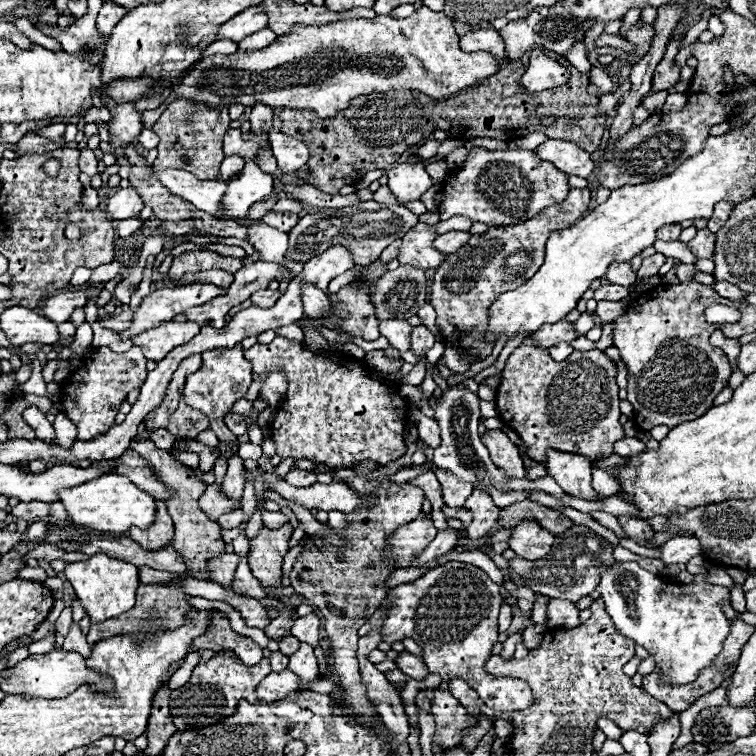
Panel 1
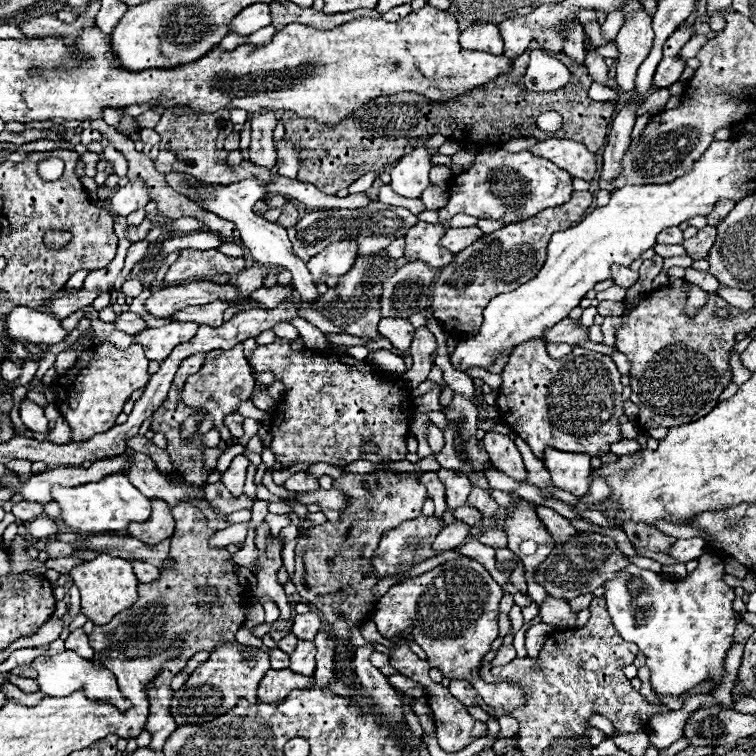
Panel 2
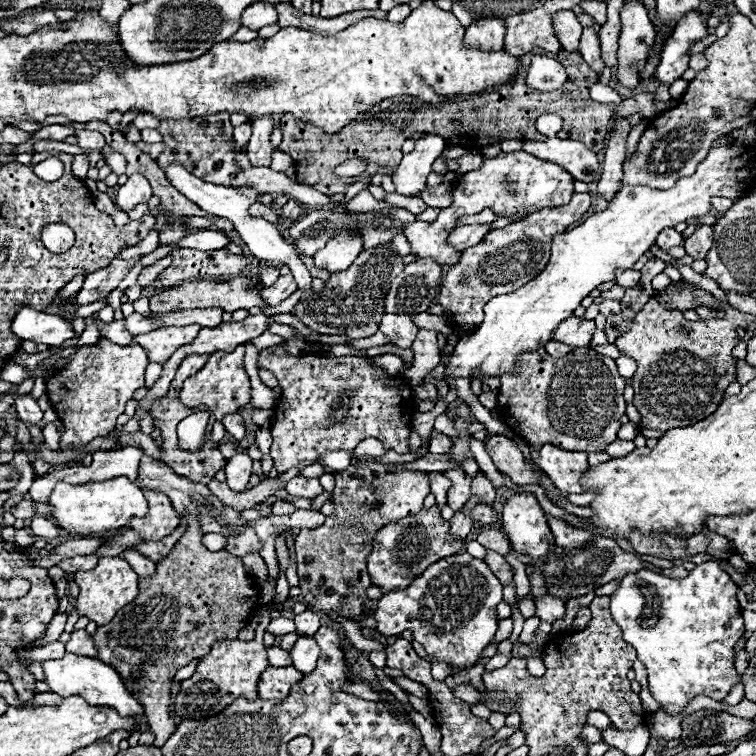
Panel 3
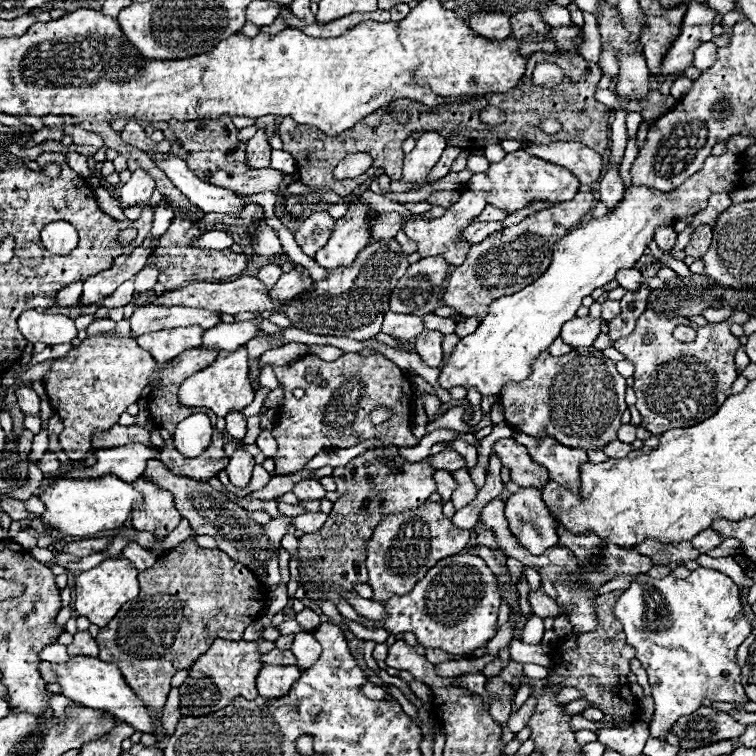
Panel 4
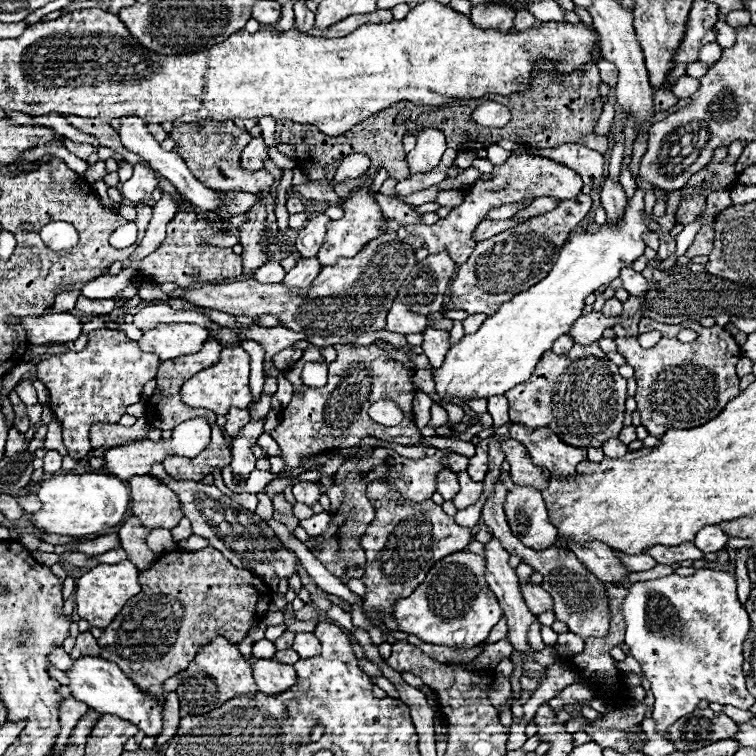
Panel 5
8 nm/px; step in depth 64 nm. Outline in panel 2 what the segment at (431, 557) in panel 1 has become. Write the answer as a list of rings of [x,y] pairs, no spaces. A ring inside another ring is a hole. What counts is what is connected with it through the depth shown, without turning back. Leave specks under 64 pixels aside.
[[[454,520],[452,524],[448,524],[434,540],[434,550],[454,550],[458,548],[466,536],[468,536],[470,526],[464,524],[462,520]]]

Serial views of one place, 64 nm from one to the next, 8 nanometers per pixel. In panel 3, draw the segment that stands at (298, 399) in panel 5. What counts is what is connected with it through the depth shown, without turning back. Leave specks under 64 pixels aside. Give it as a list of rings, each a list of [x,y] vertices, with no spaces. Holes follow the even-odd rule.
[[[284,344],[276,348],[268,348],[260,352],[258,360],[260,368],[270,370],[278,386],[282,388],[278,406],[274,408],[274,424],[272,436],[274,444],[270,456],[274,460],[274,468],[278,474],[288,472],[290,468],[306,468],[316,462],[316,458],[324,452],[334,450],[354,450],[366,438],[378,438],[388,450],[394,448],[398,454],[406,454],[410,450],[410,400],[412,388],[402,376],[392,376],[382,370],[374,358],[360,356],[340,356],[340,358],[320,358],[314,354],[306,356],[290,356],[284,350]]]

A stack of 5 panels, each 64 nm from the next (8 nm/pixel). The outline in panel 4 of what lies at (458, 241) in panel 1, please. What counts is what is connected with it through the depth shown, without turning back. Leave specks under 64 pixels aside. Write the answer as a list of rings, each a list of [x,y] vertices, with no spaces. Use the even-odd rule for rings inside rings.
[[[476,222],[476,224],[468,226],[468,228],[462,232],[462,236],[464,236],[470,244],[478,244],[478,242],[482,242],[484,238],[488,238],[488,236],[492,236],[492,234],[496,234],[496,232],[500,232],[500,230],[504,230],[502,222]]]

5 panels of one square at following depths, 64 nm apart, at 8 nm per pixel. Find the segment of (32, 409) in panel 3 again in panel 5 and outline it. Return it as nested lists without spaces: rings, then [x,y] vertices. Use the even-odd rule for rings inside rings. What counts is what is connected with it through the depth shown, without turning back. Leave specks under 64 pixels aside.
[[[20,380],[20,382],[16,384],[14,390],[18,392],[18,396],[22,398],[22,402],[24,402],[26,406],[32,406],[32,404],[38,402],[38,398],[36,398],[36,390],[34,390],[34,386],[32,386],[30,380]]]

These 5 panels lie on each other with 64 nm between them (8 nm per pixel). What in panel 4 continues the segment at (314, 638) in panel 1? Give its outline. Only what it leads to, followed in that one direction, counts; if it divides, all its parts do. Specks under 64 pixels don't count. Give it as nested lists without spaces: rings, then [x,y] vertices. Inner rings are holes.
[[[304,608],[302,612],[296,614],[296,622],[300,622],[306,632],[314,632],[314,628],[320,624],[320,618],[318,618],[318,614],[314,610]]]

